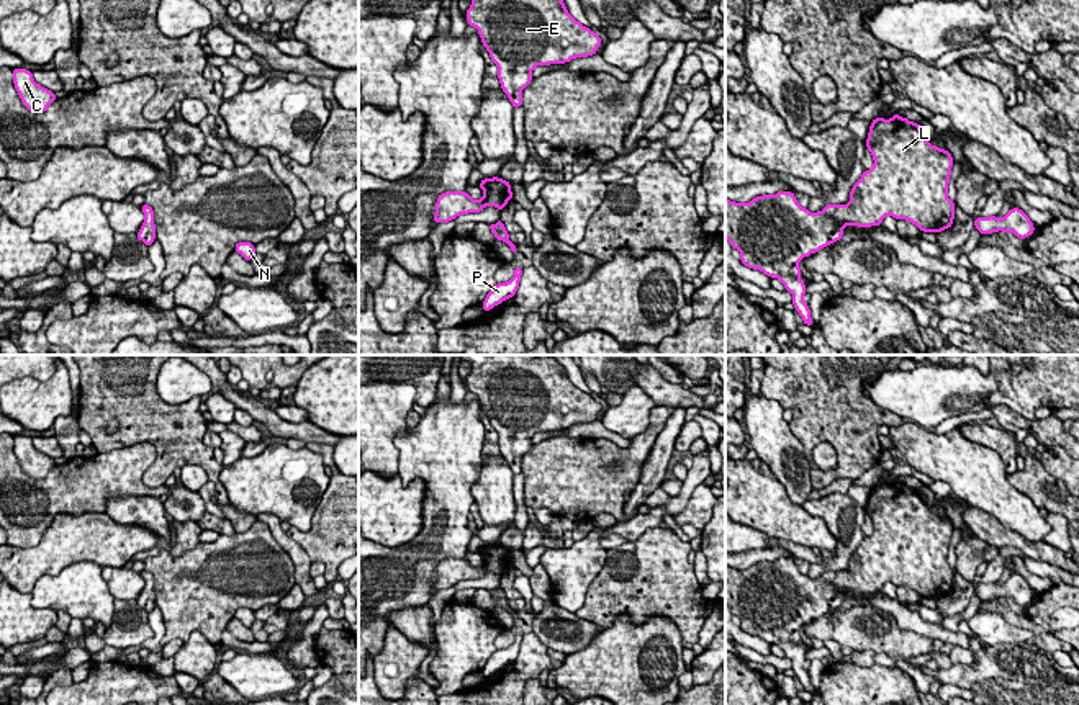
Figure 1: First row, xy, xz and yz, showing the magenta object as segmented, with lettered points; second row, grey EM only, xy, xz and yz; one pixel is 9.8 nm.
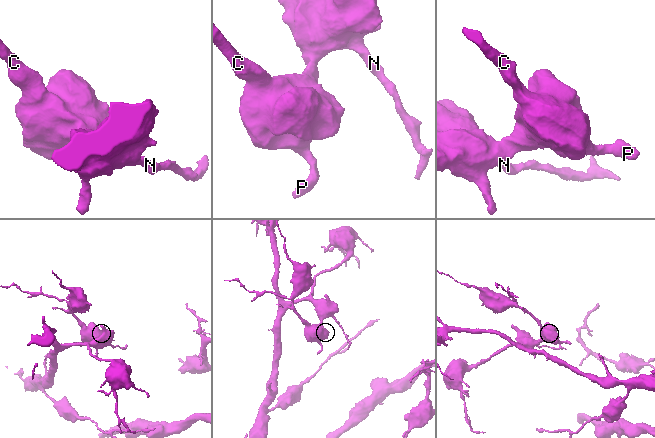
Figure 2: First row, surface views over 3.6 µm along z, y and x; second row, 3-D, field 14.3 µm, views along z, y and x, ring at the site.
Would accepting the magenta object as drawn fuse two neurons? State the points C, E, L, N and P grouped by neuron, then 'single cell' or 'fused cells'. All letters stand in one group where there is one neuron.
groups C E L N P; single cell

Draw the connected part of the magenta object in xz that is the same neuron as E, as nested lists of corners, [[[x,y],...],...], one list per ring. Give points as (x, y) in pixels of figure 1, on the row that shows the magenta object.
[[[472,0],[467,23],[478,29],[481,44],[498,67],[501,90],[514,108],[522,106],[522,90],[537,65],[565,64],[598,52],[603,39],[576,21],[563,0]]]

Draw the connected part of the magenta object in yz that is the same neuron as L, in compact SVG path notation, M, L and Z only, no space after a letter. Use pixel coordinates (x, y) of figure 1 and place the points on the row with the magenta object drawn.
M892 115L891 119L878 116L871 121L866 147L874 164L853 185L846 204L825 204L822 211L810 213L797 203L792 191L786 190L756 196L750 203L725 200L725 239L730 247L740 252L745 267L778 278L784 285L806 326L812 326L812 317L804 301L806 283L801 280L799 262L840 240L845 226L881 226L886 216L905 219L922 232L941 232L953 226L956 203L948 198L953 155L932 146L920 128L922 124L899 115Z

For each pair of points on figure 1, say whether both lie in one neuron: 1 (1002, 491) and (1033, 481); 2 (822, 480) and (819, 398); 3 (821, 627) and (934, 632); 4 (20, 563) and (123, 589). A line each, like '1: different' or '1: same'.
1: different
2: same
3: different
4: different

